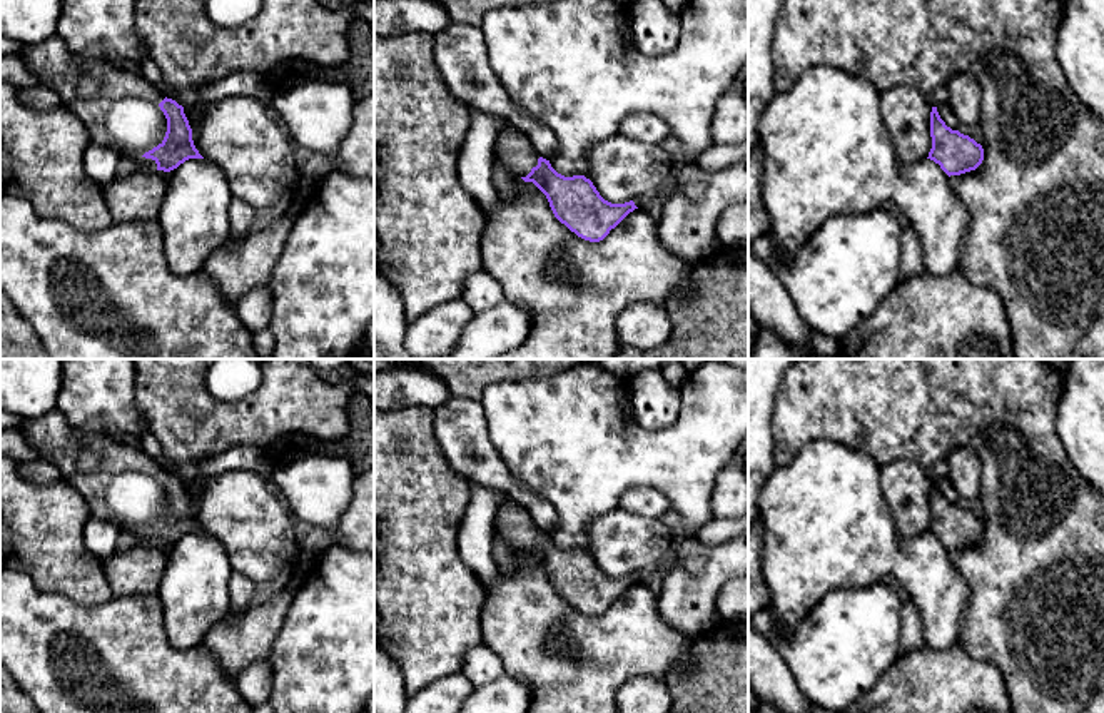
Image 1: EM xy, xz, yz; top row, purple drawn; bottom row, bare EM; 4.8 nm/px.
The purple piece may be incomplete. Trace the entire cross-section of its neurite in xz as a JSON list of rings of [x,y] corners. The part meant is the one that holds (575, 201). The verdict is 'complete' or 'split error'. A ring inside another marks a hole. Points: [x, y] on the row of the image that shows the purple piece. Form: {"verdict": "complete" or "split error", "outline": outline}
{"verdict": "split error", "outline": [[[508,122],[496,140],[496,160],[509,165],[514,177],[533,182],[546,195],[555,217],[585,240],[603,240],[638,209],[633,200],[625,204],[605,200],[585,175],[558,174],[549,160],[536,154],[529,139]]]}

